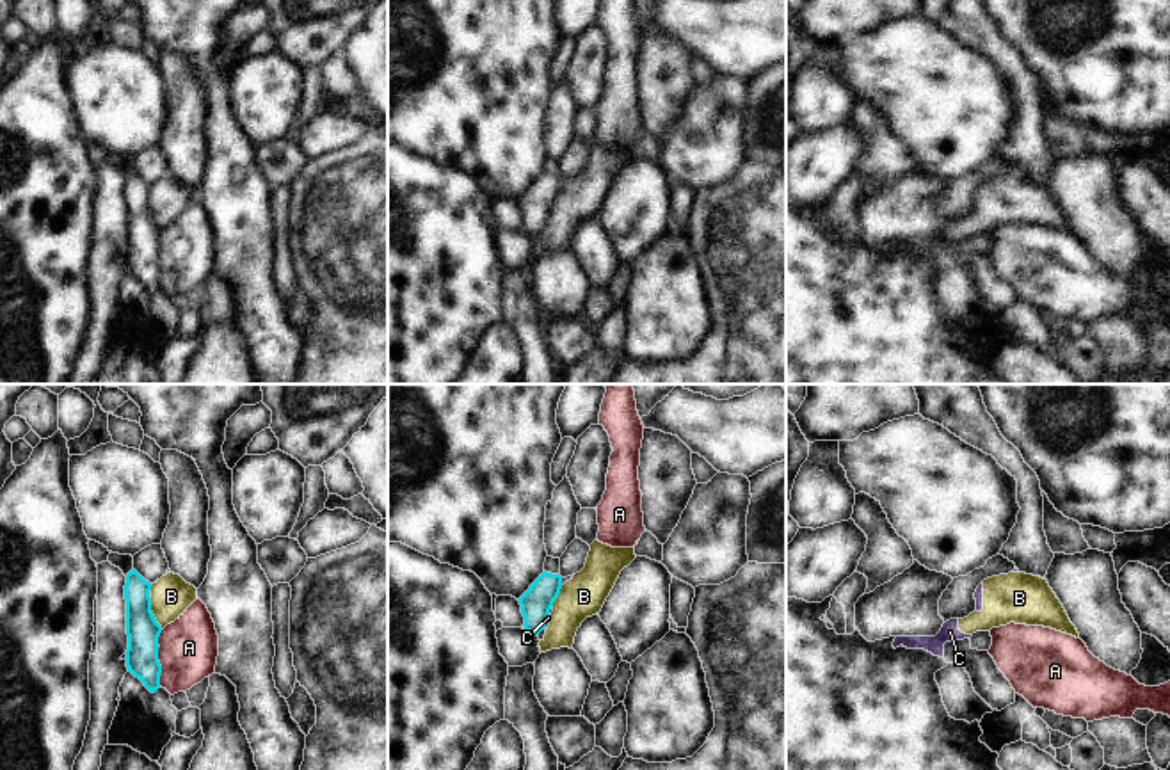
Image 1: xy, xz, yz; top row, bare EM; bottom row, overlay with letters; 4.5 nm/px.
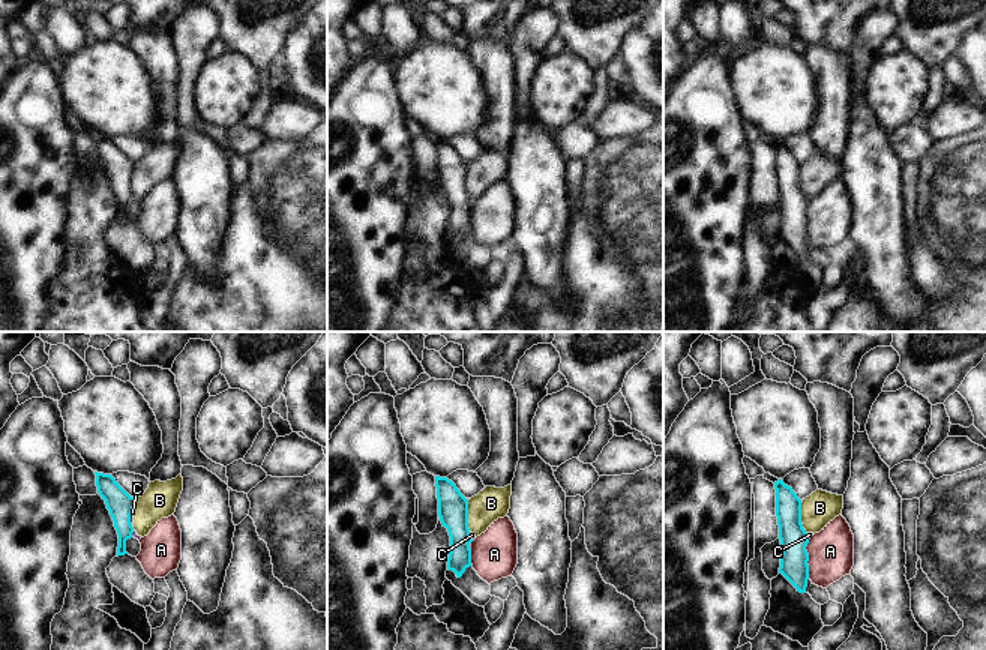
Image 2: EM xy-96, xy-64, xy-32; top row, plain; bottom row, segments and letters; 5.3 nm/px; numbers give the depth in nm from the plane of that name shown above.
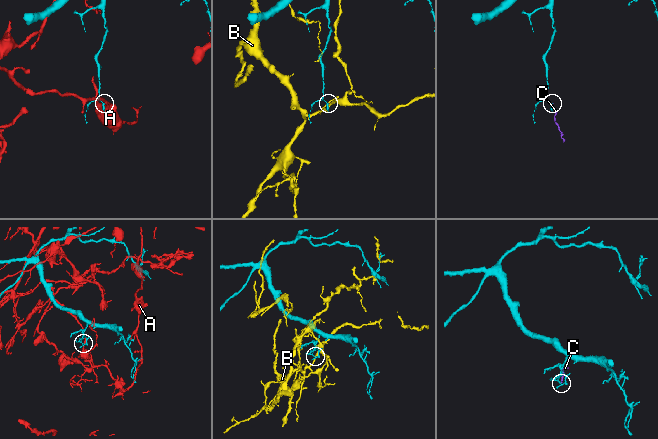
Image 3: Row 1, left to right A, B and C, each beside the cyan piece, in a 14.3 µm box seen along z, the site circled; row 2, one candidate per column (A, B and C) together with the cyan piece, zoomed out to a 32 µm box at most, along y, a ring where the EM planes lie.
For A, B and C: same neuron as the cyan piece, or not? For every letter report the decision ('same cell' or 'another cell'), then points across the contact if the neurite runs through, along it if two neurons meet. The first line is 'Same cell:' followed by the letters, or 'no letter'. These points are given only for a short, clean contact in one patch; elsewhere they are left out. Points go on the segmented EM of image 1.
Same cell: no letter
A: another cell | along xy (162, 630), (159, 637), (159, 685)
B: another cell | along xy (150, 598), (153, 617), (162, 628)
C: another cell | along xz (552, 609), (544, 626)

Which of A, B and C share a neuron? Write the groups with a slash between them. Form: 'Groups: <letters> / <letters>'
Groups: A / B C.

